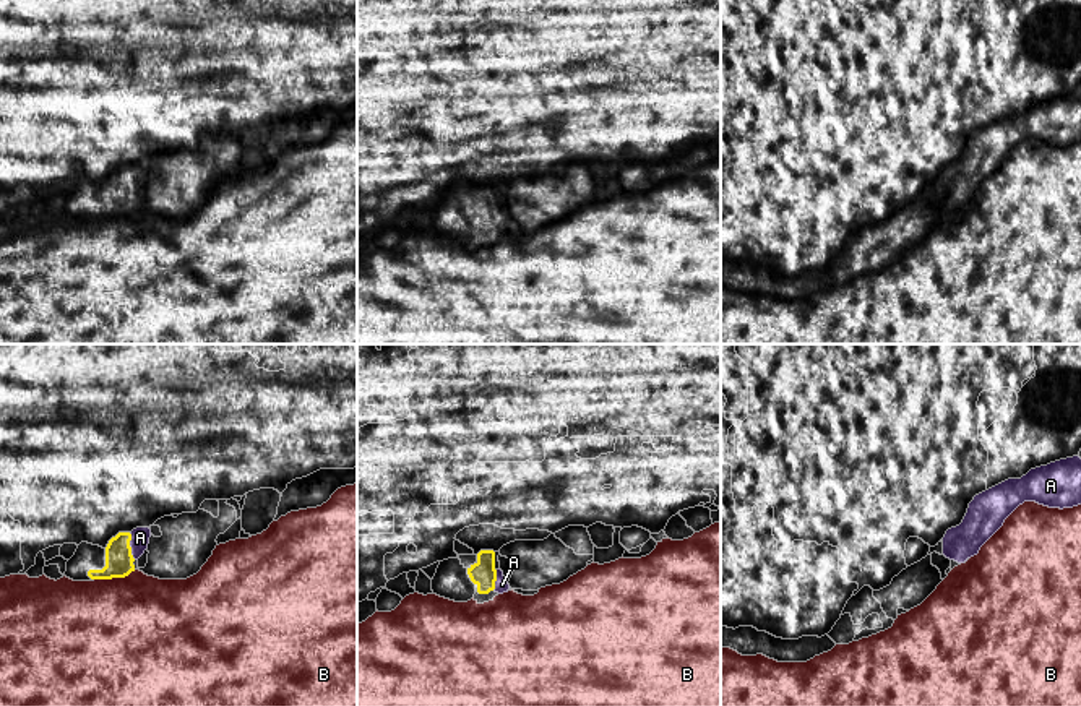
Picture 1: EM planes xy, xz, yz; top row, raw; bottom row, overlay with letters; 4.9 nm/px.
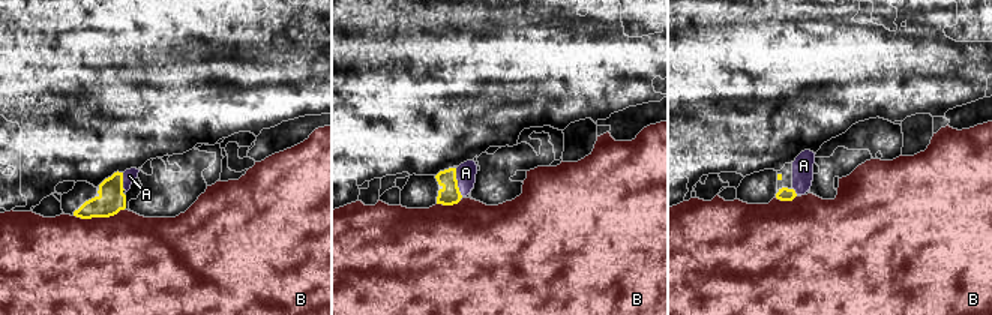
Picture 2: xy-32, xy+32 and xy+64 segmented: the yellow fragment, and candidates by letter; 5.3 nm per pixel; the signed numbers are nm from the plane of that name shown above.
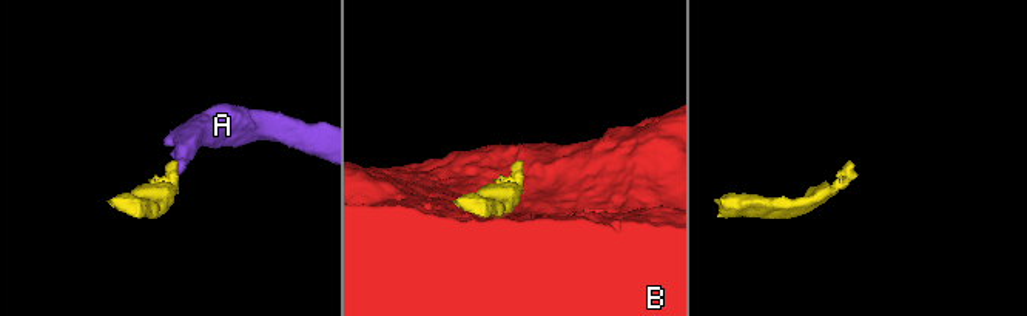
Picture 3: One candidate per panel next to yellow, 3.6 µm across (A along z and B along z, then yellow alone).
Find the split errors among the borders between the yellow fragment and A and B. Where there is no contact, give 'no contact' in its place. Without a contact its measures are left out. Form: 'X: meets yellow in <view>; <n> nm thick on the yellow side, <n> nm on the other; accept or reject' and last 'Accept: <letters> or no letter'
A: meets yellow in xy; 140 nm thick on the yellow side, 100 nm on the other; accept
B: meets yellow in xy; 140 nm thick on the yellow side, 480 nm on the other; reject
Accept: A

